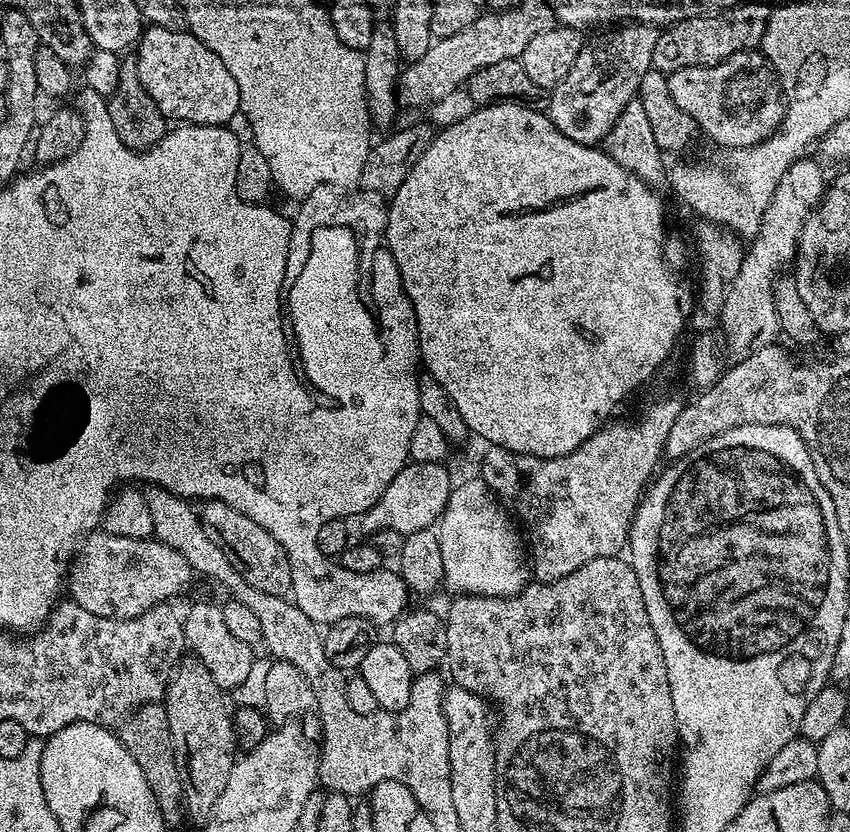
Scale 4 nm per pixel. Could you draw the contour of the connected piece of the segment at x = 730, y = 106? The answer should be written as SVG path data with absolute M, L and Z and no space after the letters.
M759 50L730 54L730 58L714 66L690 66L677 72L667 73L667 77L670 98L674 98L678 110L690 114L697 129L703 135L705 132L720 148L754 146L775 134L780 123L784 121L784 93L780 90L780 77L764 57L764 53Z

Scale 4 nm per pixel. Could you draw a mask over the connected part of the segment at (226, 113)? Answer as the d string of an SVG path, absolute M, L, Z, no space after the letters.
M145 27L134 55L138 78L169 121L224 126L240 111L238 82L234 82L230 70L226 70L226 62L191 32L180 28Z

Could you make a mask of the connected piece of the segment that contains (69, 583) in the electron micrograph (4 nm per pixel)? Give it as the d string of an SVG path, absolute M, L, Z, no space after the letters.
M93 530L83 537L78 551L72 558L66 577L66 592L82 610L102 618L125 620L155 604L171 601L191 580L194 573L190 562L161 540L149 538L118 538L103 530Z

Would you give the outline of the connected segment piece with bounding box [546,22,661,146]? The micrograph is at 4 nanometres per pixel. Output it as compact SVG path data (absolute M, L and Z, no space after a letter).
M628 22L605 32L605 36L585 43L578 58L574 58L574 66L570 66L570 74L551 89L552 101L546 107L554 126L579 144L599 145L626 102L637 99L641 78L653 67L661 29L654 24Z

